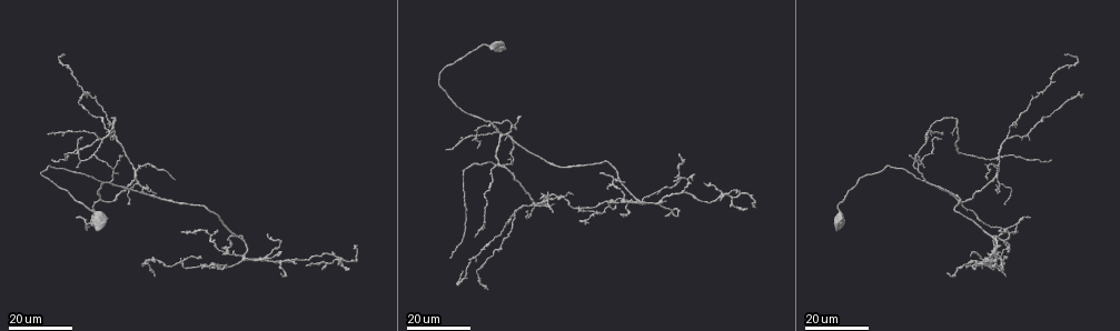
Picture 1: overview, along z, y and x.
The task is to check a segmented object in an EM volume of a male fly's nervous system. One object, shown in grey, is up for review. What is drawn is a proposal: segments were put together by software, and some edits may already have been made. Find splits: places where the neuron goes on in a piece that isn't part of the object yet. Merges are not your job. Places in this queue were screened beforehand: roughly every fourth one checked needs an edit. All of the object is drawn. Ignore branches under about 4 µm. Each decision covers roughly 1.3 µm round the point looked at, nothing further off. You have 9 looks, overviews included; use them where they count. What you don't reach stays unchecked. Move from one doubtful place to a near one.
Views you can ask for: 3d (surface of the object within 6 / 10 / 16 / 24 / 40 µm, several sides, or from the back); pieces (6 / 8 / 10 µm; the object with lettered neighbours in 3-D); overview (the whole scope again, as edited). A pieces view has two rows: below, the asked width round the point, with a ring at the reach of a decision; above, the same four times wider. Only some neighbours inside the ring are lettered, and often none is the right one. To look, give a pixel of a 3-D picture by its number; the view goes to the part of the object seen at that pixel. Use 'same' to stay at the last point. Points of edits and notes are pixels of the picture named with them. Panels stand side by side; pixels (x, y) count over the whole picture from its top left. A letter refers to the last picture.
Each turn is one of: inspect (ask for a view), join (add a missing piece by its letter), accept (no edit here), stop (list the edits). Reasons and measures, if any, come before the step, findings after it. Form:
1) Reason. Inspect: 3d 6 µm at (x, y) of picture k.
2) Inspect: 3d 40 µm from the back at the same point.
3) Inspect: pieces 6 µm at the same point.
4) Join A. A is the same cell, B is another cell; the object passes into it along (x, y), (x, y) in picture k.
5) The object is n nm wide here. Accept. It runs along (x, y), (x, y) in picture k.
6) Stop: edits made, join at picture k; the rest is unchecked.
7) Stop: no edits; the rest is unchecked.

Tapers out. Inspect: 3d 24 µm at (609, 188) of picture 1.

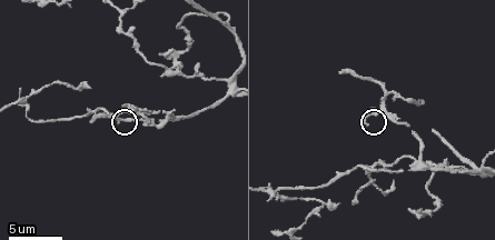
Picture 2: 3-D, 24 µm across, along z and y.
Inspect: pieces 6 µm at (118, 121) of picture 2.

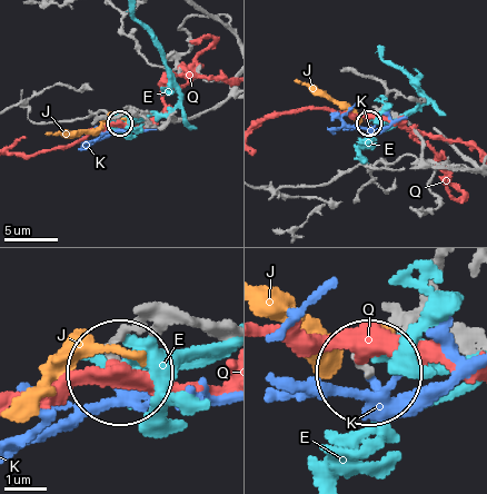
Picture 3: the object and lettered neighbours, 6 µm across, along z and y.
Accept. E, J, K and Q are other cells; no lettered piece goes on from it.

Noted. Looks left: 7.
Branch stops here. Inspect: pieces 6 µm at (342, 70) of picture 2.

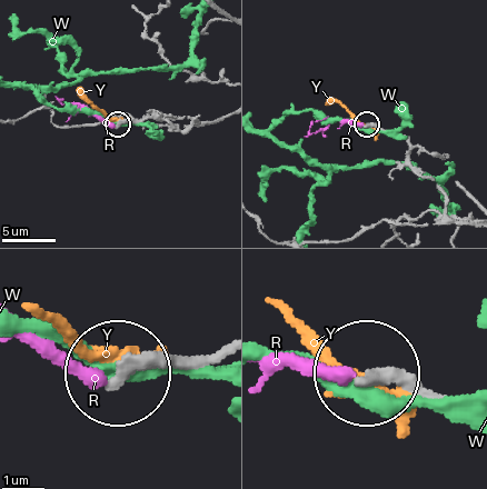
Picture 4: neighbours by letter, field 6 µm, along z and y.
The object is 230 nm wide here. Accept. R, W and Y are other cells; it runs along (220, 351), (118, 376) in picture 4; none of them fits.

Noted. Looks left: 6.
An open end. Inspect: 3d 24 µm at (988, 178) of picture 1.

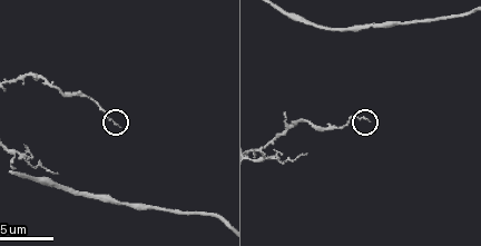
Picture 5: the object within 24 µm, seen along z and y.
Inspect: pieces 6 µm at (118, 128) of picture 5.

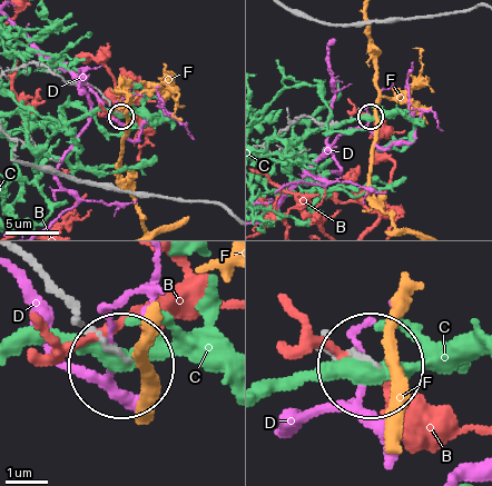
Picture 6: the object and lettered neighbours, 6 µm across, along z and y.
Accept. B, C, D and F are other cells; it runs along (38, 267), (119, 359) in picture 6; none of them fits.

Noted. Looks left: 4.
End of a long branch. Inspect: 3d 16 µm at (266, 232) of picture 1.

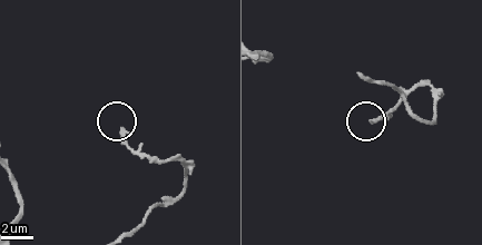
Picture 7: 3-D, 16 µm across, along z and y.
Inspect: pieces 8 µm at (121, 130) of picture 7.

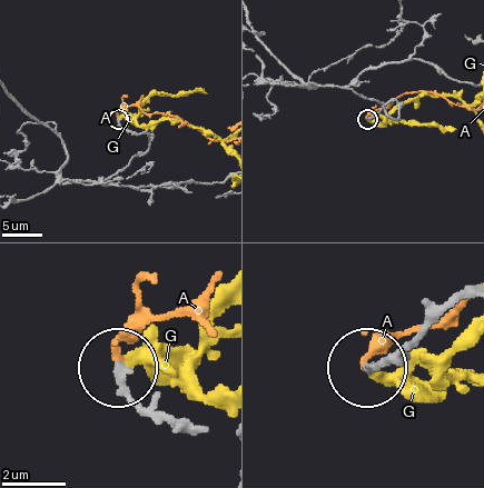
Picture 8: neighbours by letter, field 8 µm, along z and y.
The object is 240 nm wide here. Join A. A is the same cell, G is another cell; the object passes into it along (184, 429), (138, 406), (115, 358), (163, 318), (210, 326) in picture 8; the neuron continues.

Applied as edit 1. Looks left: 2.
Stop: edits made, join at picture 8; the rest is unchecked.

